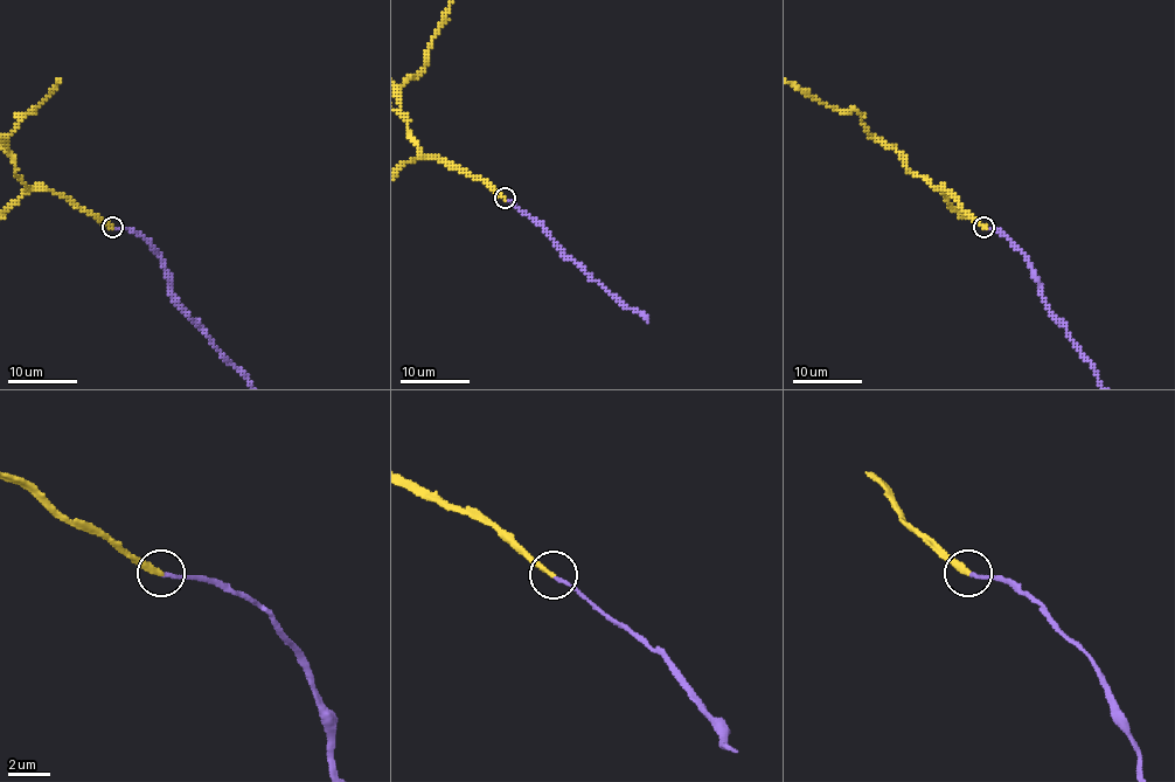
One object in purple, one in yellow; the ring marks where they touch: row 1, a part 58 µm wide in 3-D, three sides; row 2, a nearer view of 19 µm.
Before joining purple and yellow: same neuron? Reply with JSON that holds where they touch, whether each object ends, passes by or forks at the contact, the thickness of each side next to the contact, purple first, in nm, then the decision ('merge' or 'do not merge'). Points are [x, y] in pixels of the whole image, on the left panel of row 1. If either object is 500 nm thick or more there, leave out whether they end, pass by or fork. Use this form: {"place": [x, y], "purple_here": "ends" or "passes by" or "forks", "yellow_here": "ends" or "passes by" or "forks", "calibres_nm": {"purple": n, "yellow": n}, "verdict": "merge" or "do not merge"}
{"place": [112, 227], "purple_here": "ends", "yellow_here": "ends", "calibres_nm": {"purple": 170, "yellow": 240}, "verdict": "merge"}

